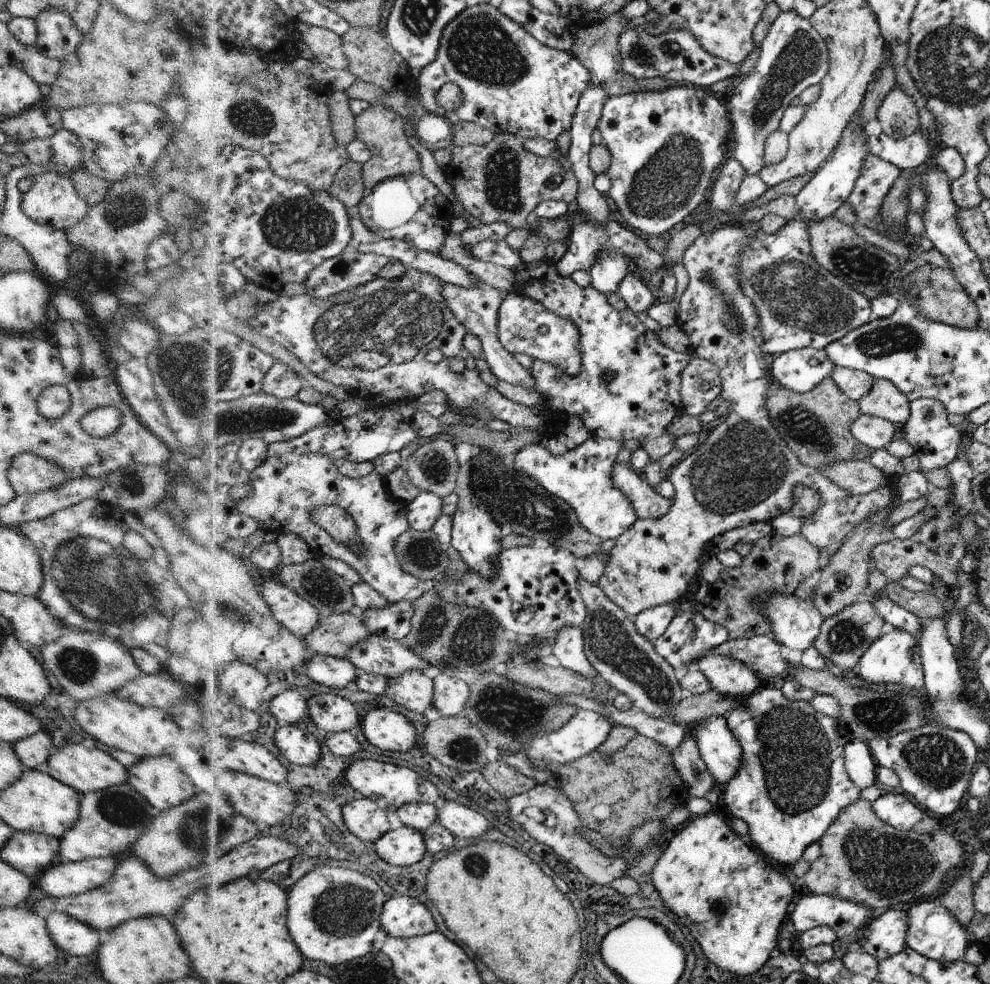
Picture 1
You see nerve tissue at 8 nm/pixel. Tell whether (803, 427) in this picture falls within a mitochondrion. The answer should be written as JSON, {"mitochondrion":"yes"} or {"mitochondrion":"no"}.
{"mitochondrion":"yes"}

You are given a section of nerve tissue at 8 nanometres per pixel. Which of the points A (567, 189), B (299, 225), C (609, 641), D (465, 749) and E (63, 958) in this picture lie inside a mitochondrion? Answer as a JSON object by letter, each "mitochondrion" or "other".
{"A":"other","B":"mitochondrion","C":"mitochondrion","D":"mitochondrion","E":"other"}

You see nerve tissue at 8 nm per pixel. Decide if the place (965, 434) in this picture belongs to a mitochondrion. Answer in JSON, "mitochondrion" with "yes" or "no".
{"mitochondrion":"no"}

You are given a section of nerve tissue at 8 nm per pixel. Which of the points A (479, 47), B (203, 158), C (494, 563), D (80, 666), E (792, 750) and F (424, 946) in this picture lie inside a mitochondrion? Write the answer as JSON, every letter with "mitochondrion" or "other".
{"A":"mitochondrion","B":"other","C":"other","D":"mitochondrion","E":"mitochondrion","F":"other"}

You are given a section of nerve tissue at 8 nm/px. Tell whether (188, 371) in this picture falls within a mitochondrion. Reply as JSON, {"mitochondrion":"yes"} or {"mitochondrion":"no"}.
{"mitochondrion":"yes"}

